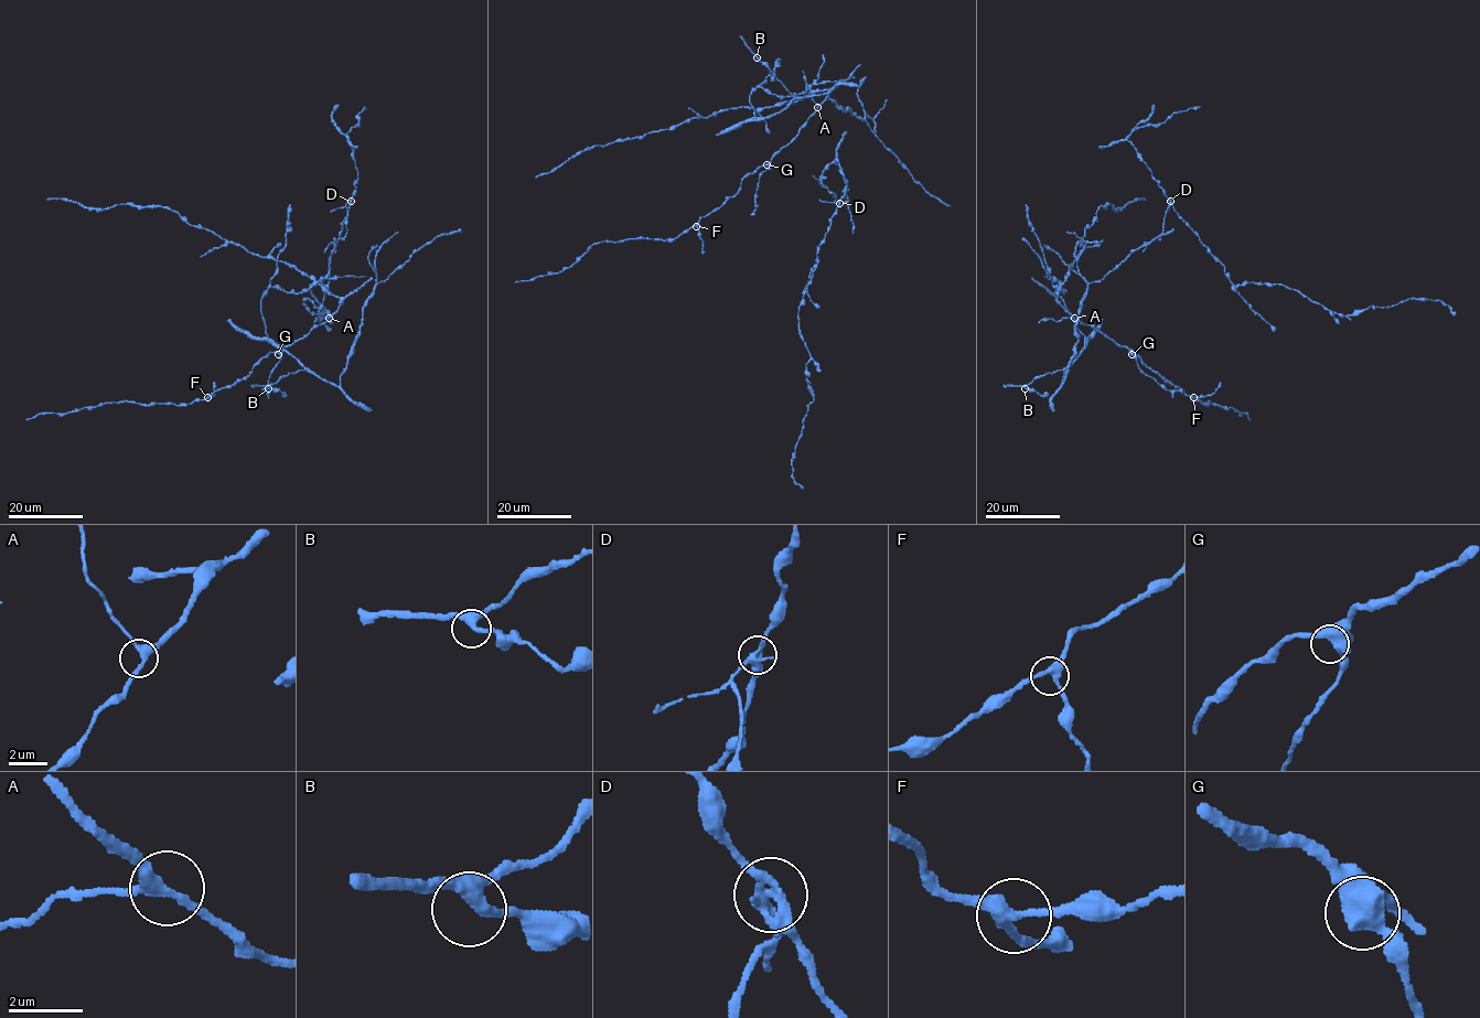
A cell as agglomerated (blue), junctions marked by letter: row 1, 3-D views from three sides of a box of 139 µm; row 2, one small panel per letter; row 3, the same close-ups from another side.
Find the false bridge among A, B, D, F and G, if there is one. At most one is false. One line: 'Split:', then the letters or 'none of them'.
Split: D

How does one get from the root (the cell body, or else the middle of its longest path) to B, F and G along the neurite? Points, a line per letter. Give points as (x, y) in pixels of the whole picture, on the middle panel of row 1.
B: (759, 114), (806, 96), (776, 96), (758, 87), (750, 95), (758, 118), (780, 113), (794, 96), (757, 57)
F: (759, 114), (763, 108), (828, 90), (800, 132), (768, 163), (749, 173), (740, 189), (696, 226)
G: (759, 114), (763, 108), (802, 100), (812, 93), (828, 90), (828, 96), (800, 132), (767, 164)

